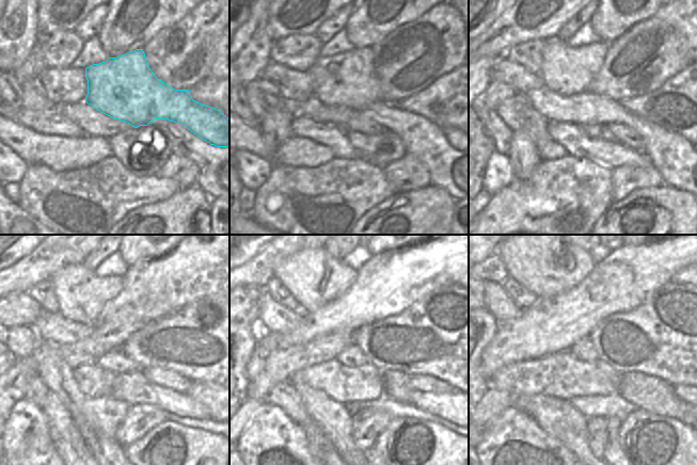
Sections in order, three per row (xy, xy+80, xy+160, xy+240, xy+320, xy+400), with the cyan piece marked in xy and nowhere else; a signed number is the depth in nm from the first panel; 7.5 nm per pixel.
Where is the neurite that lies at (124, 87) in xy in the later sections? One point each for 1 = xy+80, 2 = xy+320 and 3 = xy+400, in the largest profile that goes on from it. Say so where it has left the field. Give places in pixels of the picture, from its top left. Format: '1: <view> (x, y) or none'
1: xy+80 (349, 79)
2: xy+320 (314, 277)
3: xy+400 (539, 256)

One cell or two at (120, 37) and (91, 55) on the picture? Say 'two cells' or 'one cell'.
two cells

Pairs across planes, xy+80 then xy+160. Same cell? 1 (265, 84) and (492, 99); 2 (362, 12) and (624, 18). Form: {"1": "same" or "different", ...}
{"1": "same", "2": "same"}

